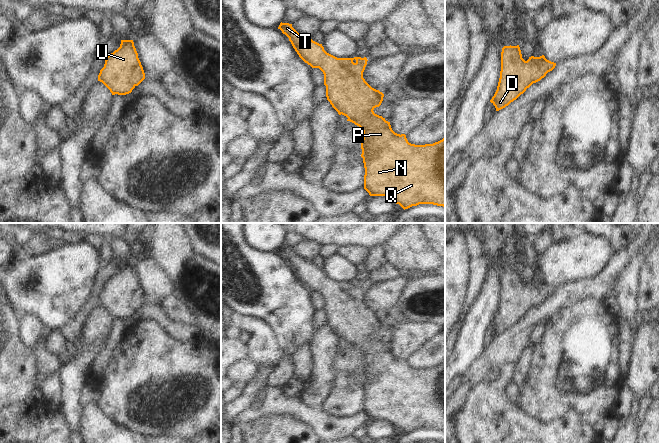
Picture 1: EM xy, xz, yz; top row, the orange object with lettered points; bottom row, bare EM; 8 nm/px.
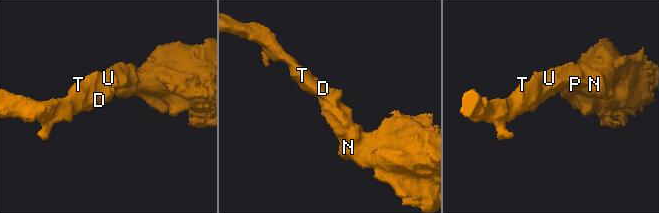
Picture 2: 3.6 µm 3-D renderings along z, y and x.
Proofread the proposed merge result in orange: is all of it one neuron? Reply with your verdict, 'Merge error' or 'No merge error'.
No merge error

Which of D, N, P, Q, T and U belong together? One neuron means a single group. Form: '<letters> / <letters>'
D N P Q T U

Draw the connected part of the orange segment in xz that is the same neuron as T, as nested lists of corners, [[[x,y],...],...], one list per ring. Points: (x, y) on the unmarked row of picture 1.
[[[280,247],[278,253],[282,255],[283,258],[285,258],[289,265],[291,266],[293,272],[299,279],[299,281],[308,289],[310,289],[312,292],[319,292],[323,298],[324,298],[324,309],[326,310],[326,321],[327,324],[330,326],[332,331],[338,336],[339,339],[344,339],[348,343],[347,345],[350,345],[354,347],[355,349],[359,350],[363,355],[363,363],[361,365],[361,373],[362,378],[361,381],[363,382],[364,392],[365,392],[365,399],[364,399],[364,413],[369,417],[370,420],[385,420],[386,422],[390,423],[396,428],[399,428],[404,434],[408,433],[412,430],[417,430],[419,428],[433,428],[437,430],[443,430],[445,432],[445,361],[433,368],[425,368],[425,369],[415,369],[408,366],[405,358],[397,358],[395,357],[390,349],[390,346],[386,345],[385,342],[382,340],[379,340],[374,337],[374,333],[376,331],[379,331],[383,325],[384,318],[380,316],[379,314],[376,314],[372,312],[363,302],[363,296],[365,294],[365,291],[367,289],[367,282],[361,282],[361,281],[354,281],[354,282],[337,282],[329,277],[327,277],[324,274],[324,271],[322,268],[319,268],[315,265],[313,265],[311,262],[306,261],[305,259],[298,257],[293,251],[292,248],[289,247]]]

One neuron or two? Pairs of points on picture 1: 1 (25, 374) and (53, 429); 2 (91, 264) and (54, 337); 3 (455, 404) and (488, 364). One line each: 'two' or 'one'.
1: two
2: two
3: one

